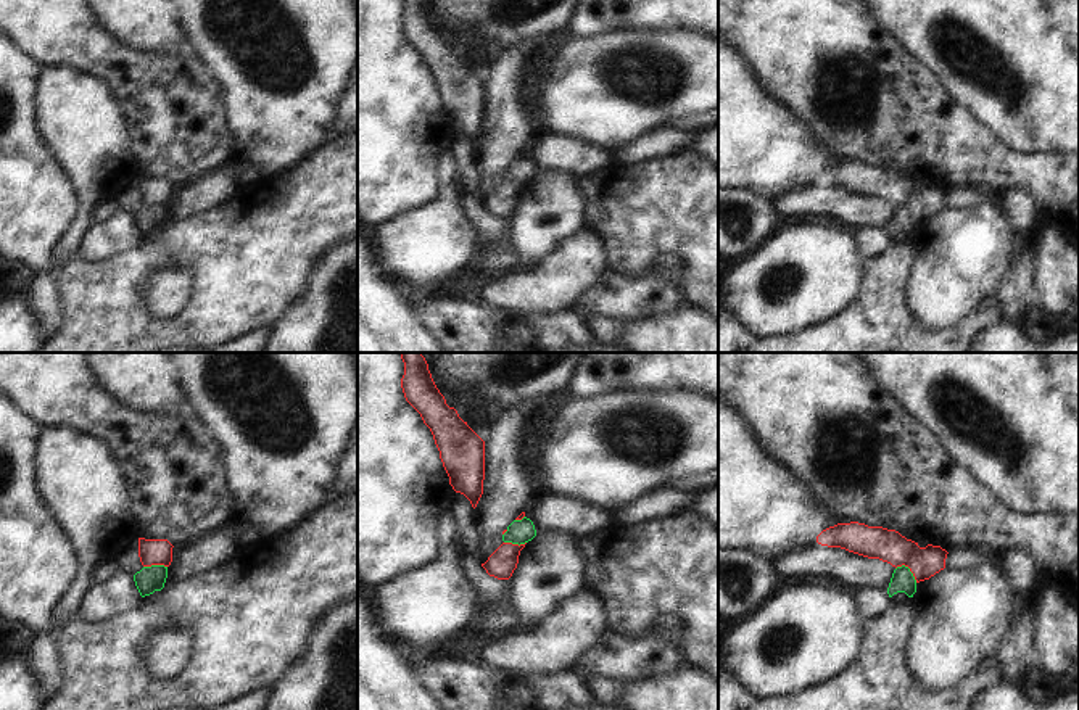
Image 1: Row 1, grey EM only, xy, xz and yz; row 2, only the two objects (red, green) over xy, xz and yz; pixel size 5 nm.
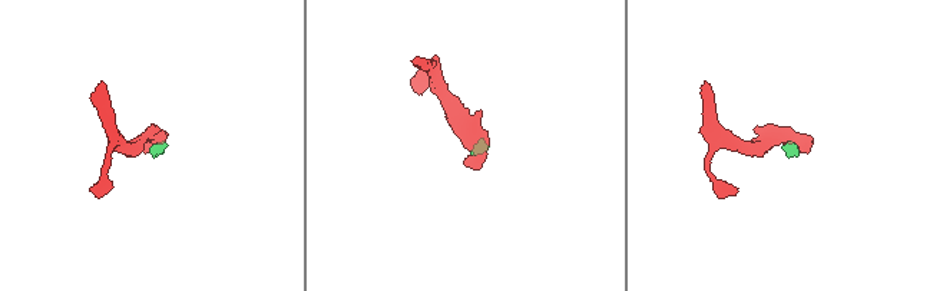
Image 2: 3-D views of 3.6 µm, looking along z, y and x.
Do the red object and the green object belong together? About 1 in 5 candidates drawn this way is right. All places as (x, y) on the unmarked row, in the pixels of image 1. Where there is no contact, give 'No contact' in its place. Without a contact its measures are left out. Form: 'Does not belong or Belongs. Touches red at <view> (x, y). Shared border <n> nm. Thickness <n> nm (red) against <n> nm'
Does not belong. Touches red at yz (909, 206). Shared border 130 nm. Thickness 160 nm (red) against 120 nm

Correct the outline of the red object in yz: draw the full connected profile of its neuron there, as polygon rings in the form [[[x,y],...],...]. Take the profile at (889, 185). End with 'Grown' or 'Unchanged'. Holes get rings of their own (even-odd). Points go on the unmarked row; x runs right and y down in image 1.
[[[858,161],[829,166],[816,175],[816,182],[841,187],[868,198],[879,198],[895,208],[905,204],[916,222],[929,219],[944,209],[949,193],[941,185],[928,184],[920,187],[918,182],[907,179],[895,169],[868,166]]]. Unchanged

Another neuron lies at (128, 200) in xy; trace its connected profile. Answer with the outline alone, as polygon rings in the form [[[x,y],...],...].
[[[138,180],[132,182],[116,196],[118,206],[134,216],[135,225],[143,237],[143,241],[153,240],[153,232],[164,227],[167,206],[151,204],[143,206],[138,196]]]

